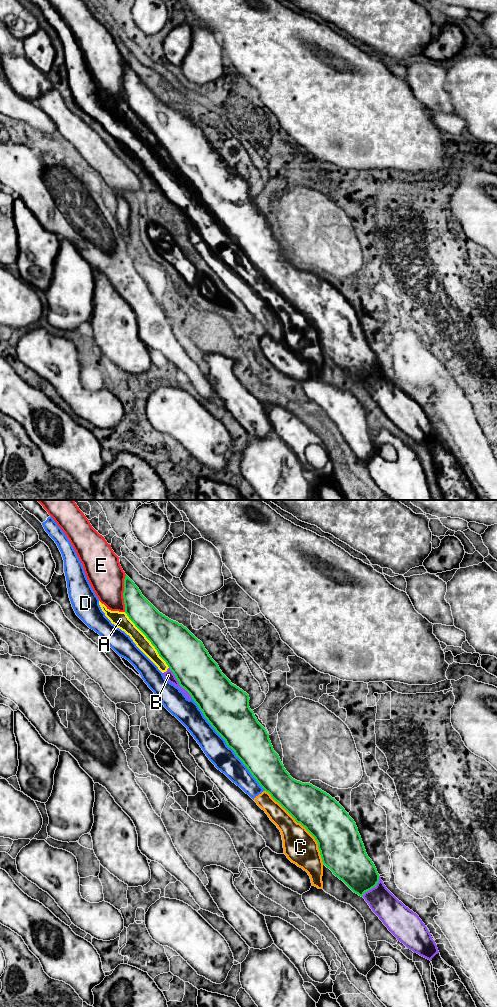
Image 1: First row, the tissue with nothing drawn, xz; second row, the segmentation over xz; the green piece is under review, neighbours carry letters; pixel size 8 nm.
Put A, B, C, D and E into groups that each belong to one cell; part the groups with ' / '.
A B / C D / E

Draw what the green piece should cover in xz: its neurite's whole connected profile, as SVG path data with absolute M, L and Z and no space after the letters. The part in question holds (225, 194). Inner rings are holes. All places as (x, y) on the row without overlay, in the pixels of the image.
M126 63L123 80L125 101L146 124L192 185L204 205L247 255L259 273L315 326L323 352L354 381L364 381L379 370L377 357L368 345L358 316L345 297L329 282L310 271L293 267L274 239L269 222L249 195L249 183L232 172L212 147L203 131L186 115L160 101Z

